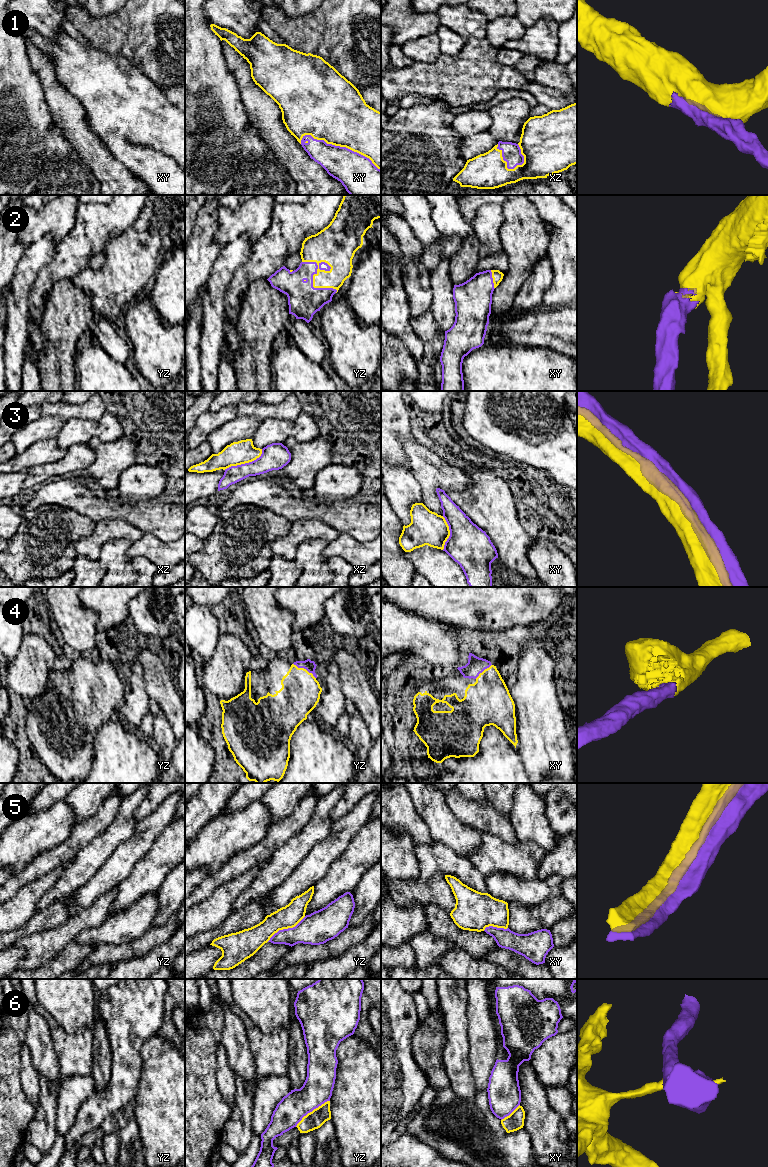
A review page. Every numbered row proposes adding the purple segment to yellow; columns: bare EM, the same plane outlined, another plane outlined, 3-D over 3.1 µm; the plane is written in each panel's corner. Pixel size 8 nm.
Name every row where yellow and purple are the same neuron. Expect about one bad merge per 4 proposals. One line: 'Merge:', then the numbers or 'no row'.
Merge: 1, 2, 4, 6

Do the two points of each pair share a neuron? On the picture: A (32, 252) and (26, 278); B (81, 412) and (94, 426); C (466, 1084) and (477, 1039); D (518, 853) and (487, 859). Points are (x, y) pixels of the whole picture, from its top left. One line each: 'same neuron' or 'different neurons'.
A: same neuron
B: different neurons
C: different neurons
D: same neuron

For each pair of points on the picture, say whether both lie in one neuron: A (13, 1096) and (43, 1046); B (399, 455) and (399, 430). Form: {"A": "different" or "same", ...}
{"A": "different", "B": "same"}

